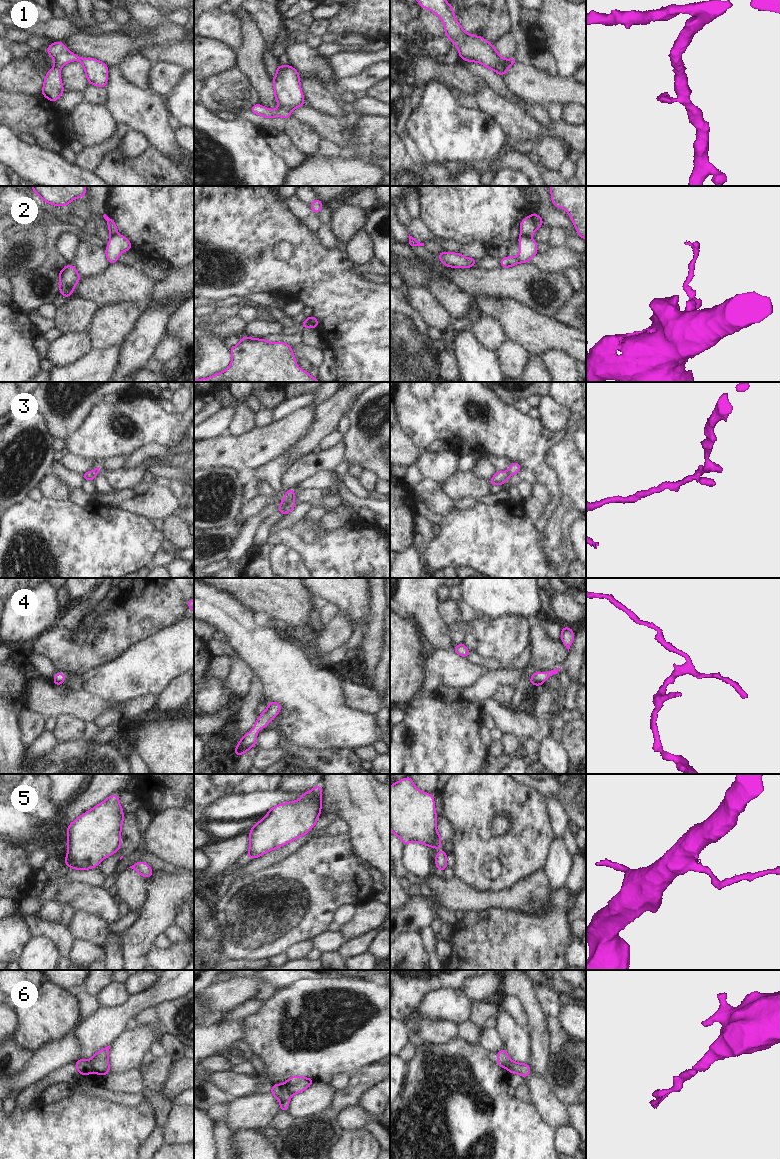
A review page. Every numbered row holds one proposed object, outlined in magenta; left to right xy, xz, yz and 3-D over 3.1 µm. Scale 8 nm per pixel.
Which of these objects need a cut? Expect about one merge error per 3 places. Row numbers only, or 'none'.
2, 3, 5, 6

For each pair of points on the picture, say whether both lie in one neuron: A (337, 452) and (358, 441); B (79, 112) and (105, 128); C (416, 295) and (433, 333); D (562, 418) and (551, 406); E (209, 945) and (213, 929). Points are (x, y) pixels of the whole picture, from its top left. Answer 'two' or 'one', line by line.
A: two
B: one
C: two
D: one
E: one

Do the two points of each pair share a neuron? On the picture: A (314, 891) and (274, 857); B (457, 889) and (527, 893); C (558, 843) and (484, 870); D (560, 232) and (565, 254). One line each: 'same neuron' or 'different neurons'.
A: different neurons
B: same neuron
C: different neurons
D: different neurons

